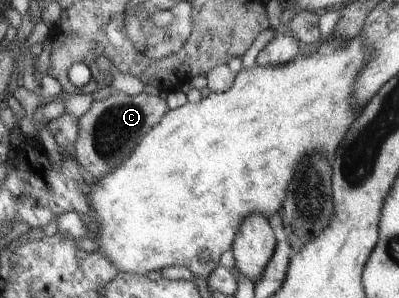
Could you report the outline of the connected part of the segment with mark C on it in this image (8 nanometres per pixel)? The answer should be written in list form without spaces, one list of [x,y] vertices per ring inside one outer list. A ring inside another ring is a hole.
[[[145,92],[134,96],[113,94],[102,100],[95,100],[79,117],[74,157],[97,180],[105,177],[133,153],[133,148],[139,140],[155,127],[169,110],[166,101],[160,96],[152,96]]]

